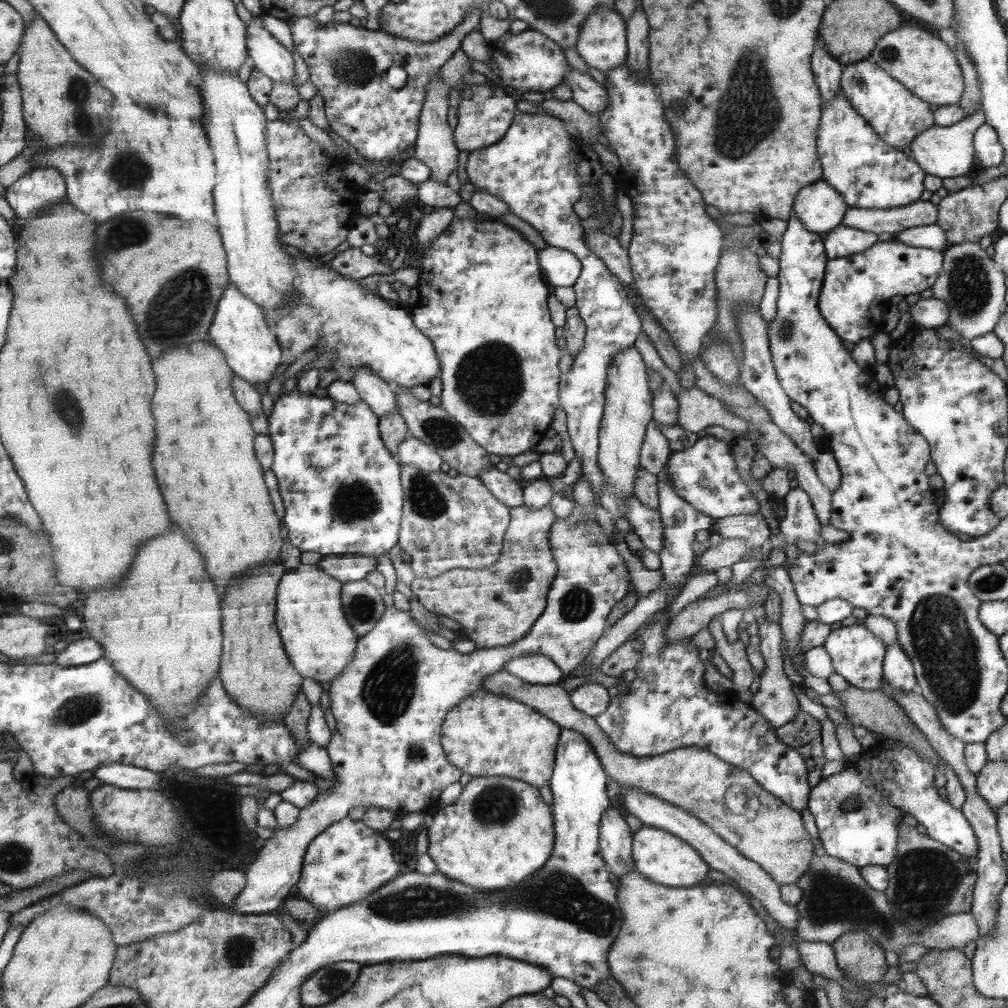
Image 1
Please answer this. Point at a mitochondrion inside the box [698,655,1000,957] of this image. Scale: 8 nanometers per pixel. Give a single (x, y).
(928, 882)

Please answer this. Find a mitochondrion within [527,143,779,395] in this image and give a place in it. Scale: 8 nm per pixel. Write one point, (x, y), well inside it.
(593, 194)

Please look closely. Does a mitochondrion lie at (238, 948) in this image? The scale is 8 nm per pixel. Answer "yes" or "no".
yes

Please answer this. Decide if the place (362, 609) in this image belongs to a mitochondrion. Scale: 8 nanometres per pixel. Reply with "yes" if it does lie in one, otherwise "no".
yes

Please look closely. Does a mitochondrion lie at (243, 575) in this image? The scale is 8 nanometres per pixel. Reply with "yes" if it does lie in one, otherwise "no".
no

